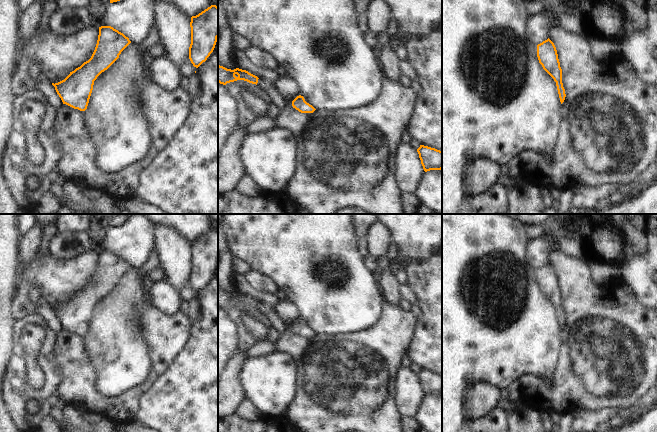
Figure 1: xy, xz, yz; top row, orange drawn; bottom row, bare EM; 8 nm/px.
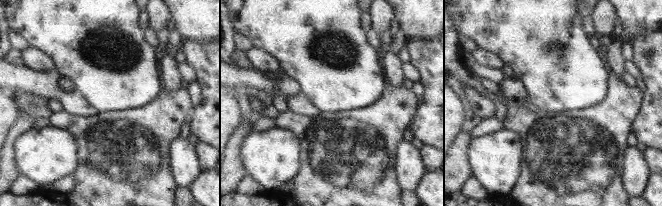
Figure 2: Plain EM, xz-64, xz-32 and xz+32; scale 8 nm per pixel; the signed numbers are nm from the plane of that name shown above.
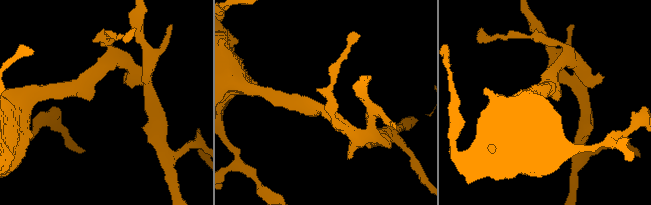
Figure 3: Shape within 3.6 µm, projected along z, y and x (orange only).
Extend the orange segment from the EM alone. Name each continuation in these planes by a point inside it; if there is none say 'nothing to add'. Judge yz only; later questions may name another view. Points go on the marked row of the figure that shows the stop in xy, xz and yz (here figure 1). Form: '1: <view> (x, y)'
nothing to add

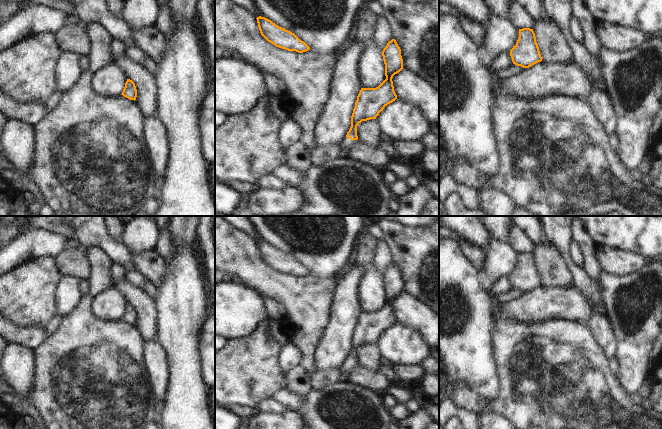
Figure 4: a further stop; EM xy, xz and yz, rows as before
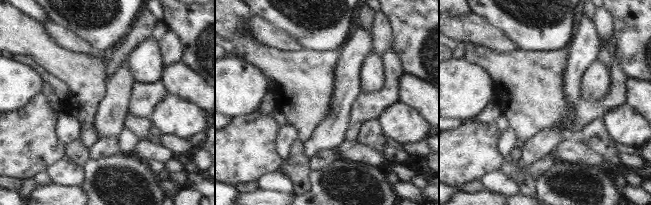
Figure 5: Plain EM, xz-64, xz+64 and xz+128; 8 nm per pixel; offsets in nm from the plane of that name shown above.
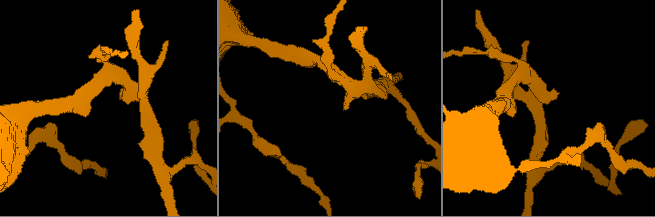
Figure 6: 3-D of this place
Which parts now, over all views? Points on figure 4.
1: xz (347, 142)

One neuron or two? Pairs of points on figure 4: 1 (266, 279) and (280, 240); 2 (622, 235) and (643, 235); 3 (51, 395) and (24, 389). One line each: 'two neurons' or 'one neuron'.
1: two neurons
2: one neuron
3: two neurons

